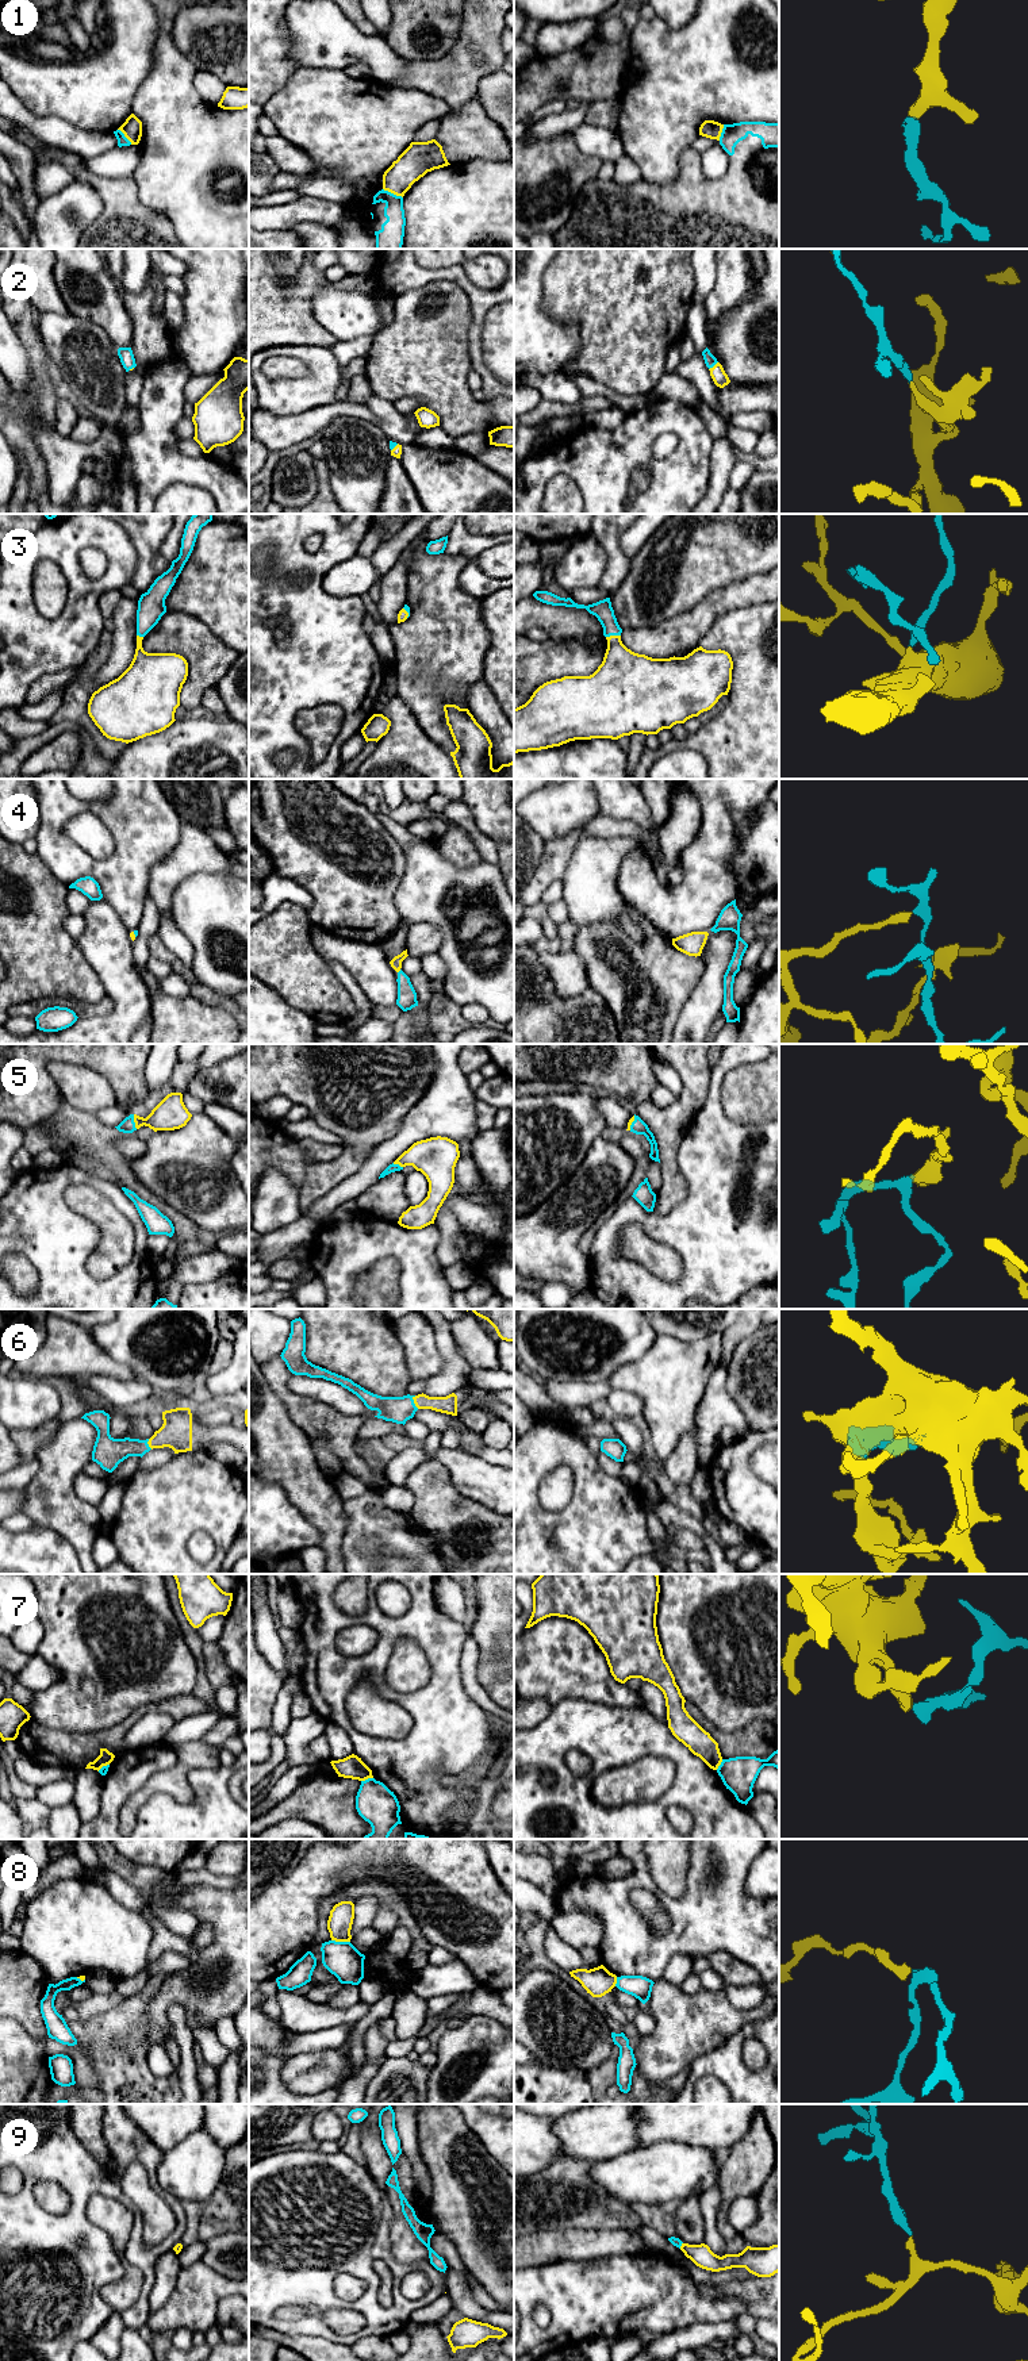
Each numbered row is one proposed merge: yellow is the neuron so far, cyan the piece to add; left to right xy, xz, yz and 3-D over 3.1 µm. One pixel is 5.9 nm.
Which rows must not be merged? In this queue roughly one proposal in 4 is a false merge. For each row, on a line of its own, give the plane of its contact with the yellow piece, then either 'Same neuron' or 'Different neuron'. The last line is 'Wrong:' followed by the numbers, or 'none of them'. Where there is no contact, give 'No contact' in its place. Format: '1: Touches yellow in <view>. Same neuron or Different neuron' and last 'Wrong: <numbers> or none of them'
1: Touches yellow in xz. Different neuron
2: Touches yellow in yz. Same neuron
3: Touches yellow in yz. Same neuron
4: Touches yellow in xy. Same neuron
5: Touches yellow in xy. Same neuron
6: Touches yellow in xz. Same neuron
7: Touches yellow in xz. Different neuron
8: Touches yellow in xz. Different neuron
9: Touches yellow in yz. Same neuron
Wrong: 1, 7, 8

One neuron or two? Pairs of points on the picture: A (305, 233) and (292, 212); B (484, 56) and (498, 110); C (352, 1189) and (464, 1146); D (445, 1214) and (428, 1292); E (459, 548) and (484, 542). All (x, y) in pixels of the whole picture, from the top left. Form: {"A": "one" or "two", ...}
{"A": "two", "B": "two", "C": "two", "D": "two", "E": "one"}

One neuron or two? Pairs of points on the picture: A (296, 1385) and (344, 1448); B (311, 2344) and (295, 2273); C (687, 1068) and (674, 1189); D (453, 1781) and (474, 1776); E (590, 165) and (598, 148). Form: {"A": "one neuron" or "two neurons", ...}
{"A": "two neurons", "B": "two neurons", "C": "one neuron", "D": "one neuron", "E": "two neurons"}

